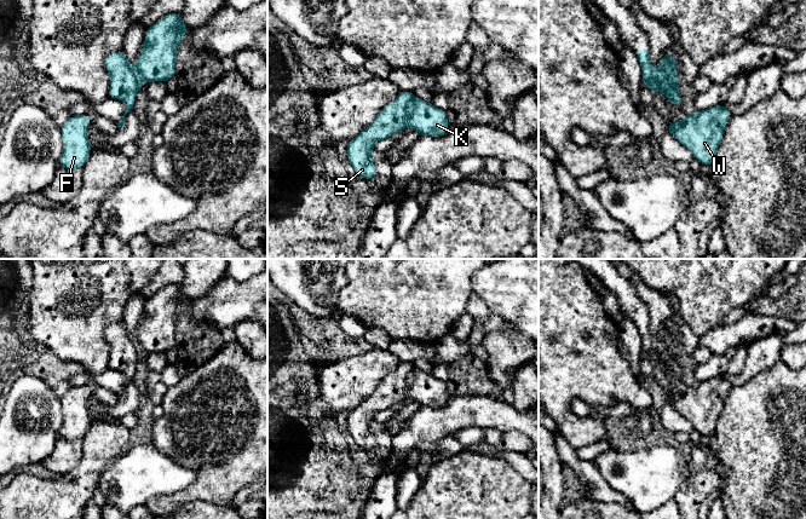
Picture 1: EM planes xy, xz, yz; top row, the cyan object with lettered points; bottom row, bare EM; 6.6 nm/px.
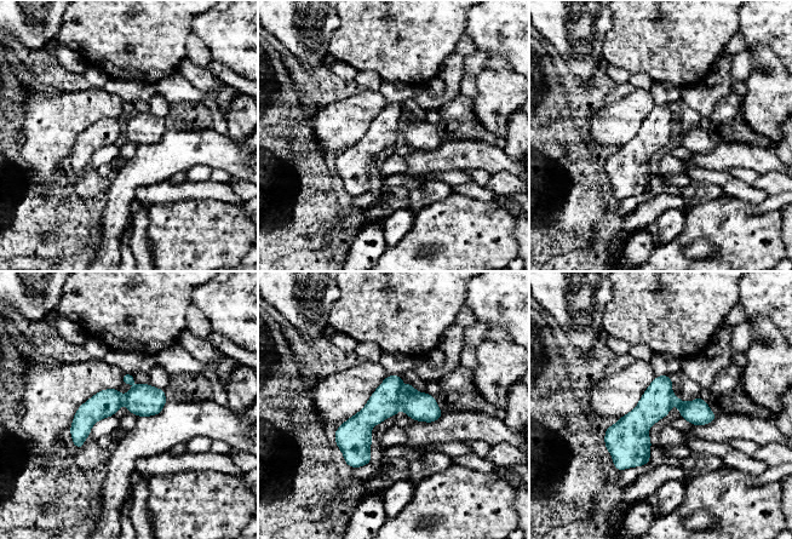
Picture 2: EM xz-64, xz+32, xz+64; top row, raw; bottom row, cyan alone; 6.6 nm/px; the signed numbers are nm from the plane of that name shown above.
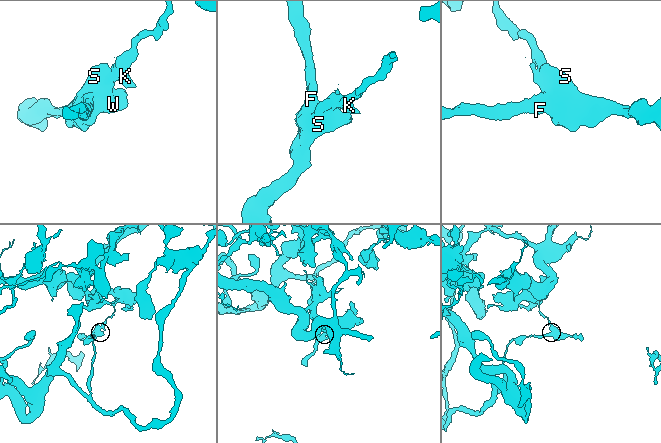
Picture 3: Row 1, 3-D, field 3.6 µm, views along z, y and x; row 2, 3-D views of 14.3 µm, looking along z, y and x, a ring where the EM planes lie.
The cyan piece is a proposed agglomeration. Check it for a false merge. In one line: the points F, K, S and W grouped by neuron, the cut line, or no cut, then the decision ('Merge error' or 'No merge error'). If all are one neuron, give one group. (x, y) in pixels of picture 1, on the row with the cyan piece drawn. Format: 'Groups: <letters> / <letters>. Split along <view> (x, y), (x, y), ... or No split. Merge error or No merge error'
Groups: F S W / K. Split along xz (415, 98), (410, 105), (408, 125). Merge error

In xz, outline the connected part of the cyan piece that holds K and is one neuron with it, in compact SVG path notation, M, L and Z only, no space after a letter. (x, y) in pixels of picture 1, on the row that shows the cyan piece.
M420 98L410 105L408 125L421 135L442 137L448 132L447 111Z

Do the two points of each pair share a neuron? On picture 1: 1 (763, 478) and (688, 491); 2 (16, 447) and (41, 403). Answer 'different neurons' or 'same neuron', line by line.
1: different neurons
2: same neuron

